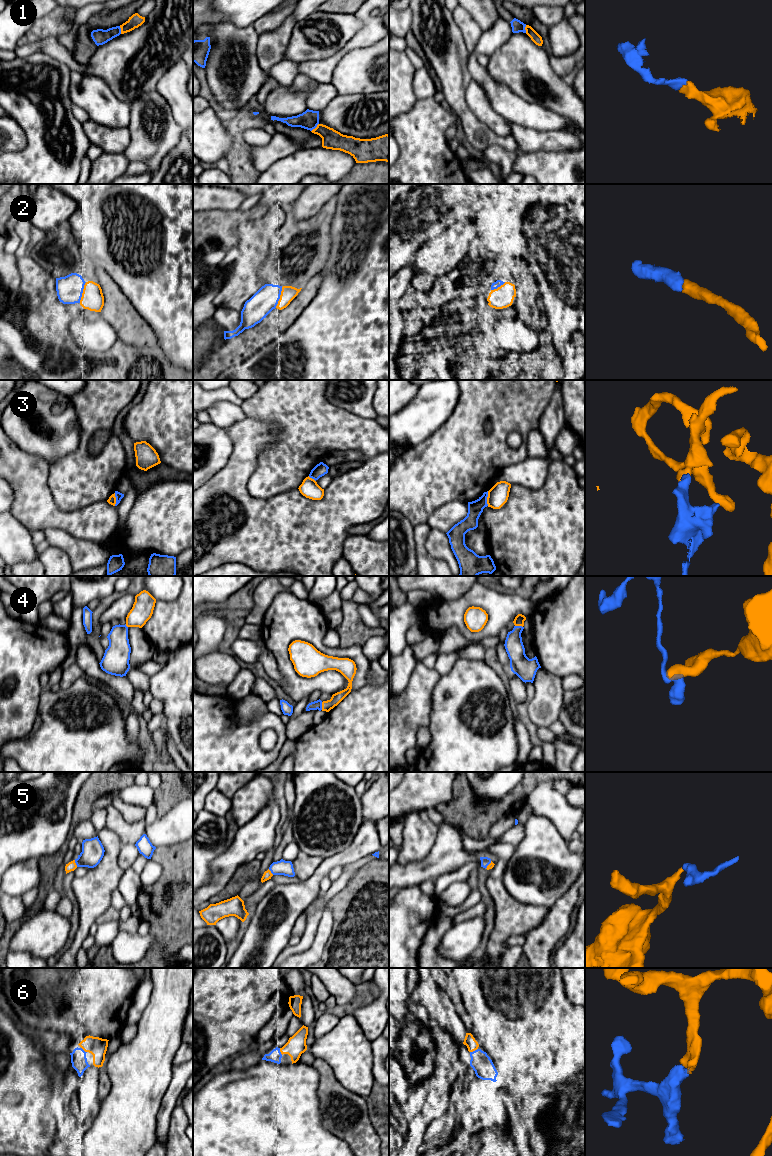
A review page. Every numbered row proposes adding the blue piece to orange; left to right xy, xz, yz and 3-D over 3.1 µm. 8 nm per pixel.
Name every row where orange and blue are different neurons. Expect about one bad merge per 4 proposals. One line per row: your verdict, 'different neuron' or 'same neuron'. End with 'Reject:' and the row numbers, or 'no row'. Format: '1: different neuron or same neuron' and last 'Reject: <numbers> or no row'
1: same neuron
2: same neuron
3: different neuron
4: same neuron
5: same neuron
6: same neuron
Reject: 3

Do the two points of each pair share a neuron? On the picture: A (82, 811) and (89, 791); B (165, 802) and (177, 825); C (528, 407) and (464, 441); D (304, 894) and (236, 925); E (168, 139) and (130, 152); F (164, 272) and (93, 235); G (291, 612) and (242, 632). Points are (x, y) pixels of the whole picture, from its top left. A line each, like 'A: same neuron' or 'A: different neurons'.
A: same neuron
B: different neurons
C: same neuron
D: different neurons
E: same neuron
F: same neuron
G: different neurons

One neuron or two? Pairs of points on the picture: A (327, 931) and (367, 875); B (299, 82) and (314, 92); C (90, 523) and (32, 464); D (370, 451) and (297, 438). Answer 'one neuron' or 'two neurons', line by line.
A: two neurons
B: one neuron
C: one neuron
D: one neuron

